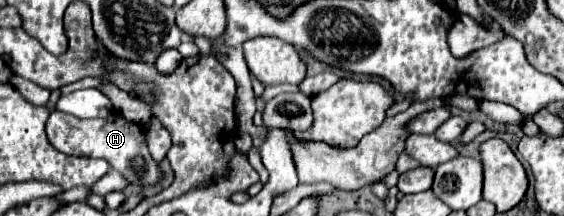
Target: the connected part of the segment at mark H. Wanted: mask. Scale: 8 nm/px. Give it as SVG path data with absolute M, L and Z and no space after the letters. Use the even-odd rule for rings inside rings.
M52 110L46 122L46 134L50 144L54 144L64 154L104 158L130 184L156 184L162 178L160 166L152 160L148 152L144 126L128 122L118 110L114 110L106 118L86 118L86 120L80 120L72 114L64 114L60 110Z

